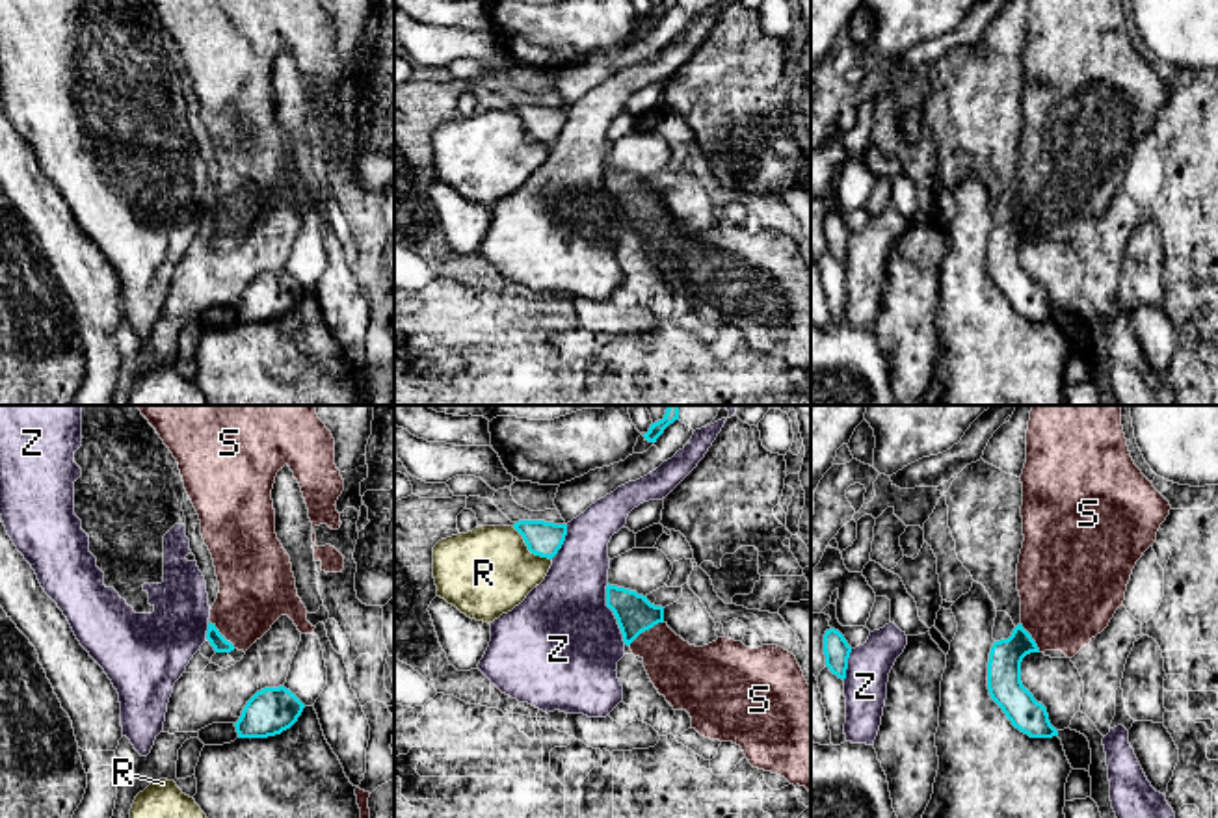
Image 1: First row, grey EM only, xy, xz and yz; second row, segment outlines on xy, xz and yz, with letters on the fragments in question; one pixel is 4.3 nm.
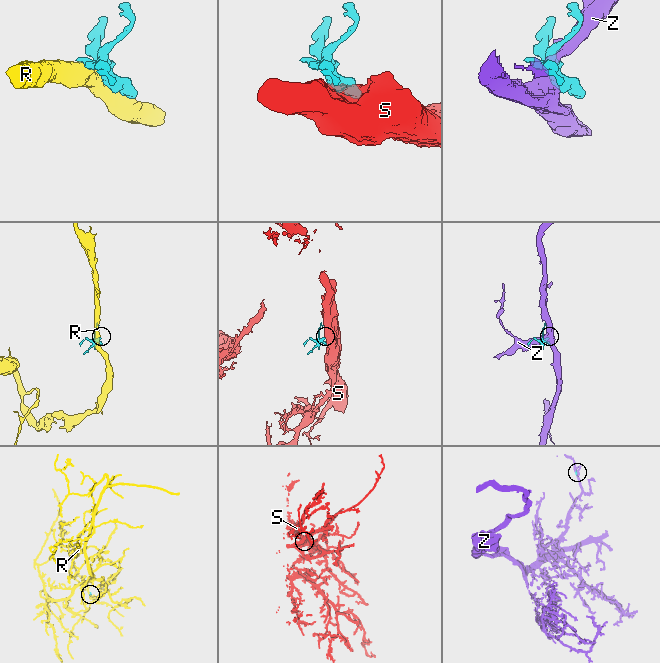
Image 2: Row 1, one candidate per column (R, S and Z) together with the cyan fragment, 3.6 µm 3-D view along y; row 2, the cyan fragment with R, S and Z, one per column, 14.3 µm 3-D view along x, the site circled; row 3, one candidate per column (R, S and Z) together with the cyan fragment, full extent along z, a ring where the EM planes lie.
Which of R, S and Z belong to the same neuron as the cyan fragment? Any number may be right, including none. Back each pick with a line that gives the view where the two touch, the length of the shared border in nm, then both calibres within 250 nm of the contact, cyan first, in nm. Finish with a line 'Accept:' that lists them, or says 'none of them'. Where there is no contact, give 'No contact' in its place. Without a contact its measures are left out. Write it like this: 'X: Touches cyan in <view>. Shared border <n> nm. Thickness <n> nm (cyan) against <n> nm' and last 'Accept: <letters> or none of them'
S: Touches cyan in xz. Shared border 190 nm. Thickness 170 nm (cyan) against 260 nm
Accept: S

